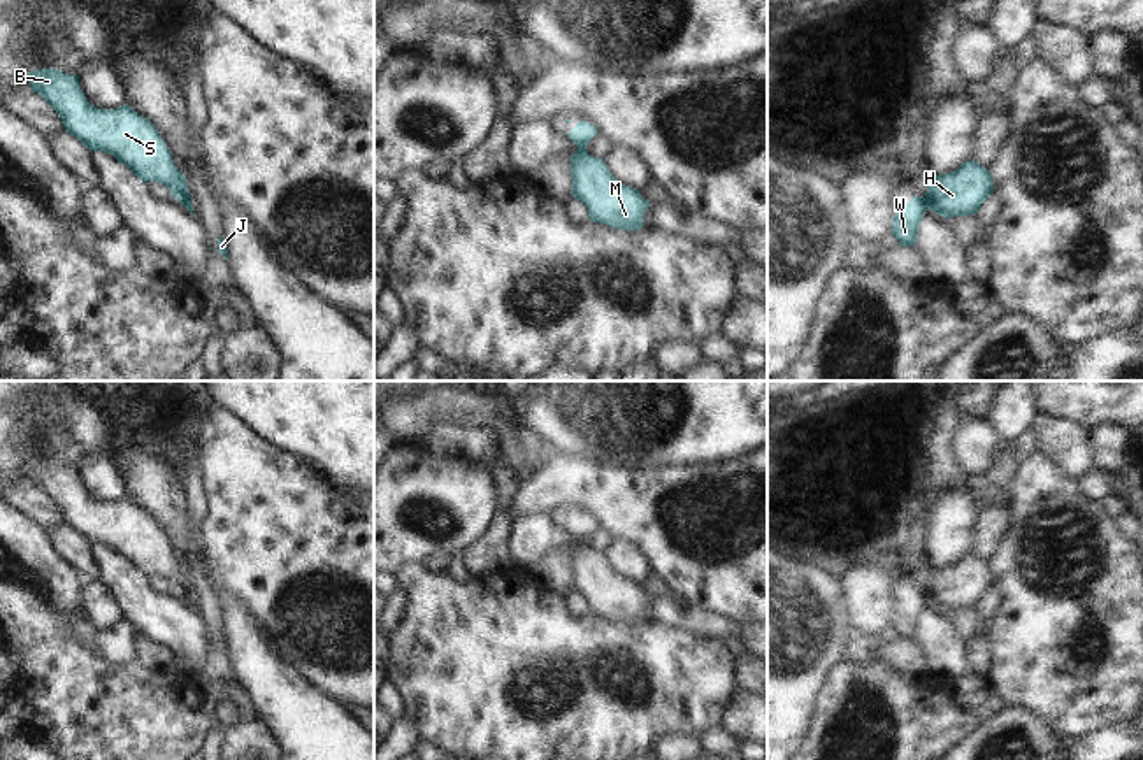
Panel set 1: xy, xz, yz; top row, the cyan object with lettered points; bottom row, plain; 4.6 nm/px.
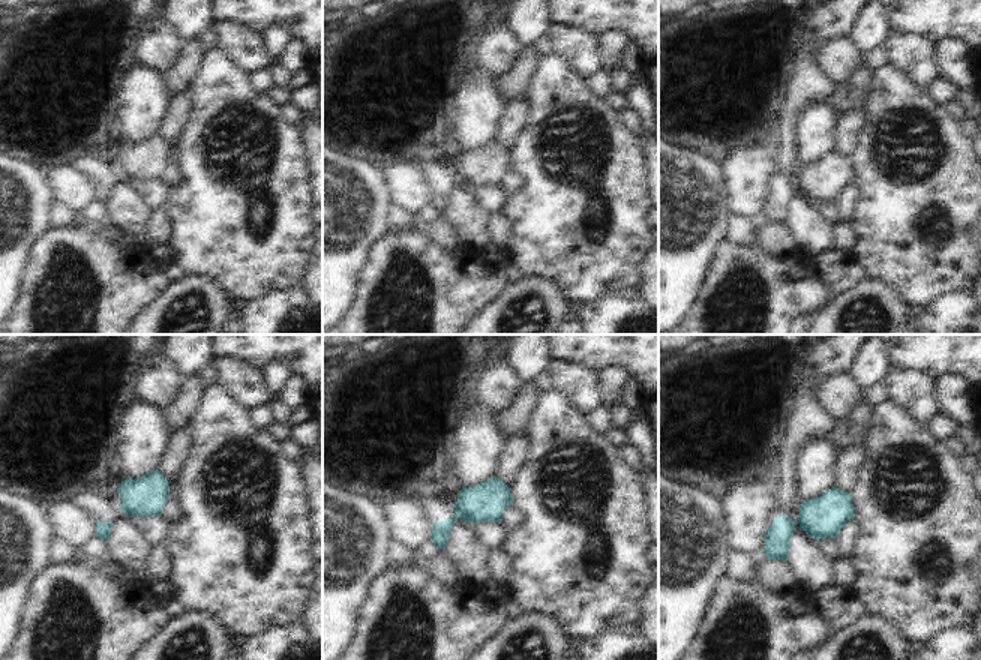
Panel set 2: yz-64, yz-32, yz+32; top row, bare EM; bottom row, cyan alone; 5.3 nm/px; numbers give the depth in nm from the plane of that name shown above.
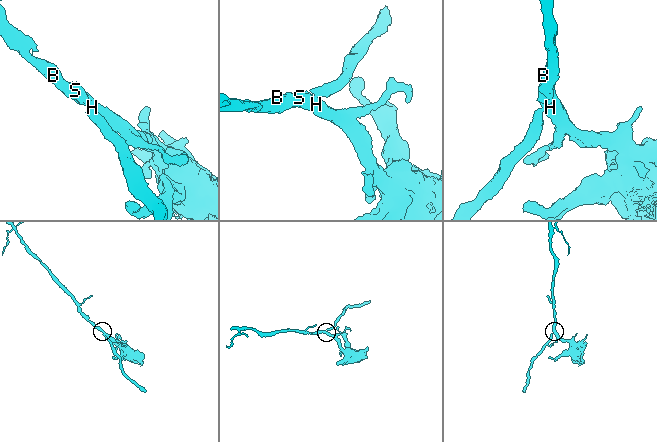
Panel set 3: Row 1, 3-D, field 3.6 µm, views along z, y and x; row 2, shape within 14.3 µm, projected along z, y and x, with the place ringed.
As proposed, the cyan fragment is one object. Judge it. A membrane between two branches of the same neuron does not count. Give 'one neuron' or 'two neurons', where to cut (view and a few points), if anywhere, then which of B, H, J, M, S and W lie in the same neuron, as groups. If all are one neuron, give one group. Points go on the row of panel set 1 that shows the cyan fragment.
two neurons | yz (924, 197), (929, 207) | B H M S / J W

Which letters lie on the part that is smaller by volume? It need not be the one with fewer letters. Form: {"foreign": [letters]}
{"foreign": ["J", "W"]}

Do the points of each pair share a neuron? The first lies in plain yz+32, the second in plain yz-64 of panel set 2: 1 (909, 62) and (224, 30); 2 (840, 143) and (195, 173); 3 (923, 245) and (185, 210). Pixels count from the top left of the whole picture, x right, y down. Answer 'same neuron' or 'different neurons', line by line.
1: same neuron
2: different neurons
3: same neuron

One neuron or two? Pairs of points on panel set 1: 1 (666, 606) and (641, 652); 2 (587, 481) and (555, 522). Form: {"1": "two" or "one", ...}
{"1": "two", "2": "two"}

